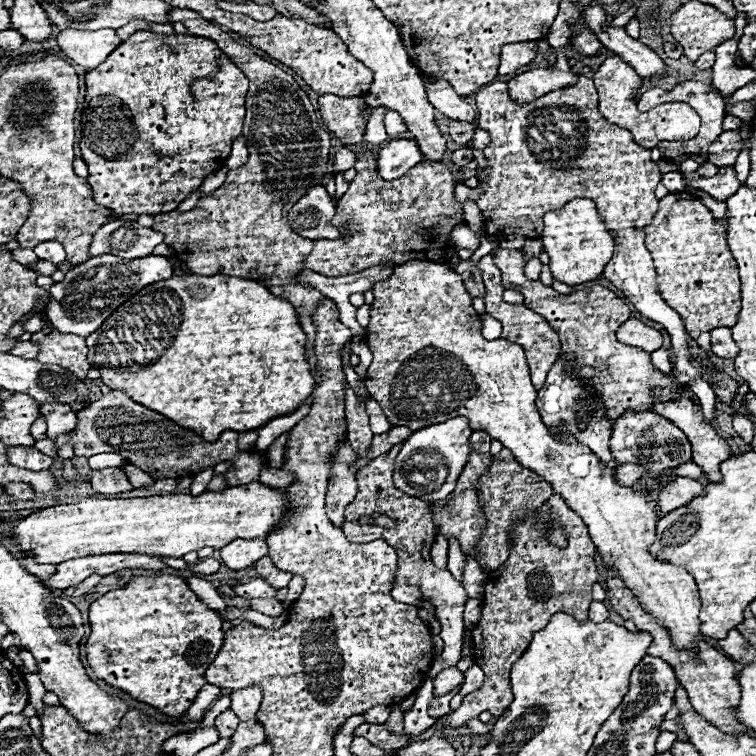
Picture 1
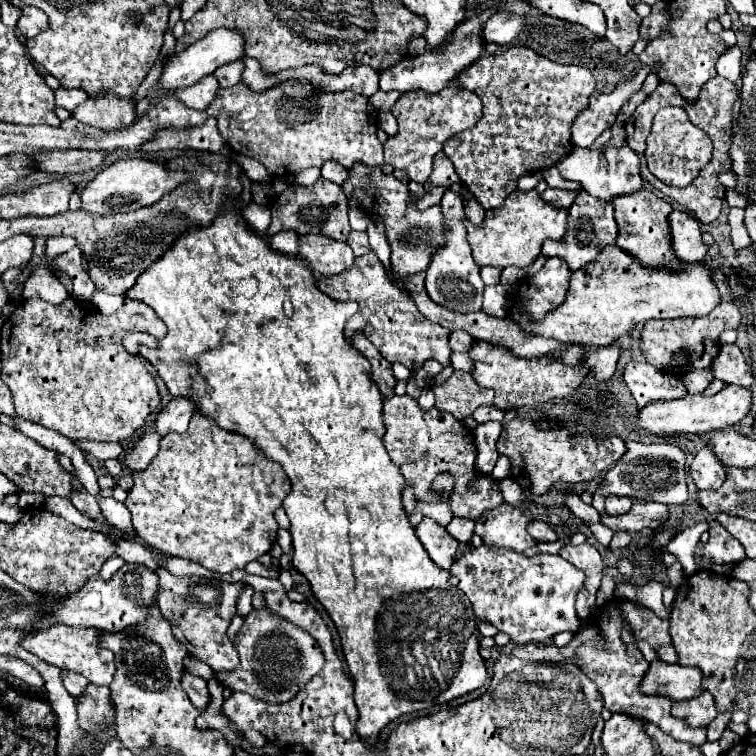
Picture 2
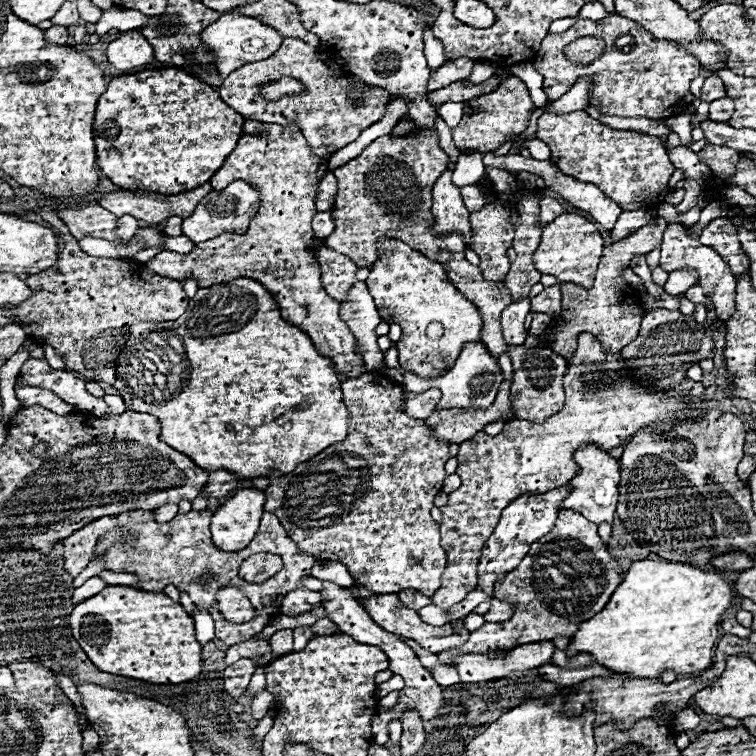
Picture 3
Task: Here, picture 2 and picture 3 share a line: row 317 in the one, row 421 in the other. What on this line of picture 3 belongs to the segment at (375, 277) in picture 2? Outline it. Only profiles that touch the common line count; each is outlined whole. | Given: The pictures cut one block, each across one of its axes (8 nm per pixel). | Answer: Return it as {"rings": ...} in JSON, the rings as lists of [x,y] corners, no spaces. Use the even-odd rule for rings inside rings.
{"rings":[[[366,372],[358,378],[348,378],[342,382],[342,398],[344,398],[344,404],[348,406],[350,410],[350,416],[352,416],[352,426],[350,426],[350,432],[348,432],[348,438],[340,444],[332,444],[330,448],[326,448],[324,452],[316,454],[314,458],[306,460],[304,464],[300,464],[296,470],[288,472],[288,474],[282,474],[278,470],[272,470],[268,474],[268,488],[264,490],[266,494],[266,504],[264,504],[264,512],[272,512],[274,516],[278,516],[280,524],[284,526],[288,538],[300,548],[302,554],[306,556],[312,556],[316,560],[336,560],[336,562],[342,562],[348,572],[352,574],[352,578],[366,586],[372,594],[396,594],[404,588],[414,588],[418,590],[420,594],[424,596],[432,596],[438,588],[440,588],[440,576],[446,568],[446,552],[444,548],[440,546],[440,532],[438,532],[438,526],[434,524],[432,516],[430,516],[430,510],[432,510],[432,500],[434,496],[442,490],[442,482],[446,478],[446,472],[444,472],[444,464],[446,460],[450,458],[448,454],[448,444],[446,442],[438,442],[430,428],[424,424],[424,420],[412,420],[410,416],[404,414],[402,410],[402,388],[398,384],[394,384],[390,378],[382,376],[382,374],[376,374],[376,372]]]}

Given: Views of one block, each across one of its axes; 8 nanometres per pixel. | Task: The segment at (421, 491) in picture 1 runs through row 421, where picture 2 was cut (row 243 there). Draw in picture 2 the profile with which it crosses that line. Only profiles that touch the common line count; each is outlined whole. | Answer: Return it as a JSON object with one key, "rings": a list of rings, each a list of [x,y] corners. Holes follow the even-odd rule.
{"rings":[[[446,190],[440,204],[442,204],[442,212],[444,212],[444,218],[446,218],[448,242],[446,242],[444,248],[440,248],[432,256],[430,268],[426,270],[428,296],[436,304],[440,304],[442,308],[448,308],[452,312],[480,312],[482,310],[484,282],[480,278],[480,266],[474,262],[470,244],[466,242],[466,228],[460,222],[460,218],[464,216],[464,200],[456,192]]]}

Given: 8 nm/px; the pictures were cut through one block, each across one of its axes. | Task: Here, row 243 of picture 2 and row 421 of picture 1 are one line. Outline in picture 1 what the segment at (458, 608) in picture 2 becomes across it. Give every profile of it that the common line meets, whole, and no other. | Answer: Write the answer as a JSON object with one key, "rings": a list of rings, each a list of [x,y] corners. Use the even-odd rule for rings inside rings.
{"rings":[[[174,274],[168,280],[142,288],[86,338],[90,364],[100,370],[100,380],[112,390],[124,390],[132,400],[176,420],[184,428],[200,432],[204,440],[216,440],[220,432],[246,432],[268,420],[294,412],[314,390],[314,378],[306,360],[306,334],[300,328],[294,306],[270,294],[254,280],[214,274]]]}

